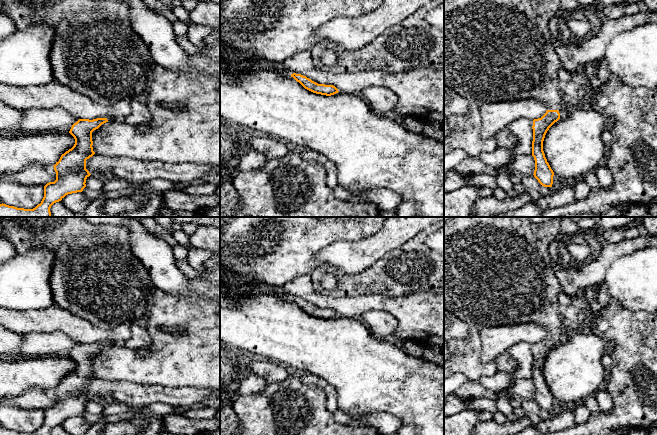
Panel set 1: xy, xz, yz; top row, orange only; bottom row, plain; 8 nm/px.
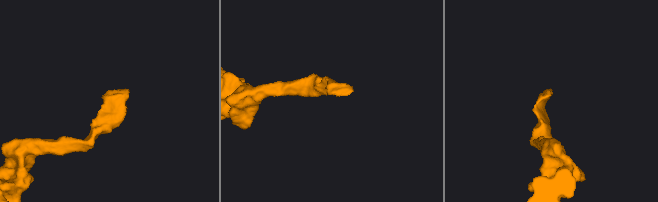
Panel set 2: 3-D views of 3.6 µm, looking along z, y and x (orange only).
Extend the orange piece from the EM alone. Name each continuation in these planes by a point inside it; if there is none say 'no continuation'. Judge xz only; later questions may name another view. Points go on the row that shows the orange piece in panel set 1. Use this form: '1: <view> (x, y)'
no continuation

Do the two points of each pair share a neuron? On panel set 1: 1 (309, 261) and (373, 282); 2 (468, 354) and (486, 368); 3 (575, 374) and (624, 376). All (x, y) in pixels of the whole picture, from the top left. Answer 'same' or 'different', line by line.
1: different
2: same
3: different

